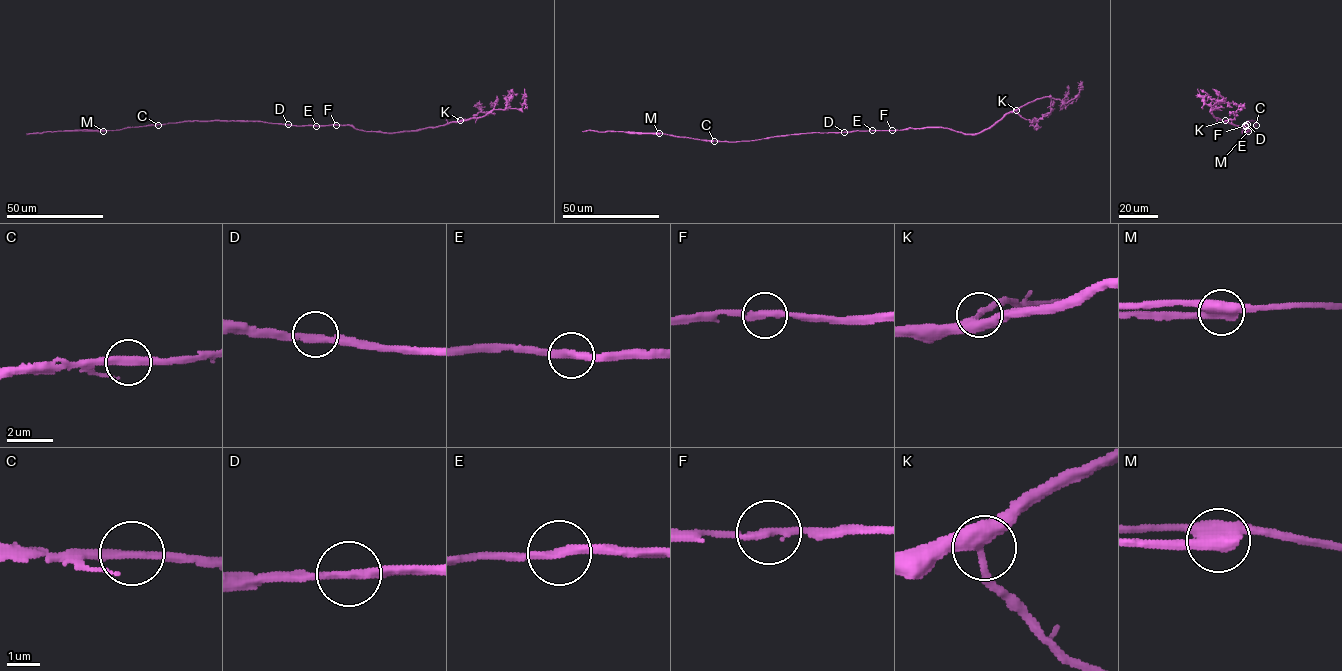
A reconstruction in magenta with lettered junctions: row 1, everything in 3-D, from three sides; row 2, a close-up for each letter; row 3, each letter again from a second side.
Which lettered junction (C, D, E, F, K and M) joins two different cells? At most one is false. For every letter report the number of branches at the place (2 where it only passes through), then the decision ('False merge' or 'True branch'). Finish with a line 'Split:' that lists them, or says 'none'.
C: Branches: 2. True branch
D: Branches: 2. True branch
E: Branches: 2. True branch
F: Branches: 2. True branch
K: Branches: 3. True branch
M: Branches: 3. False merge
Split: M

